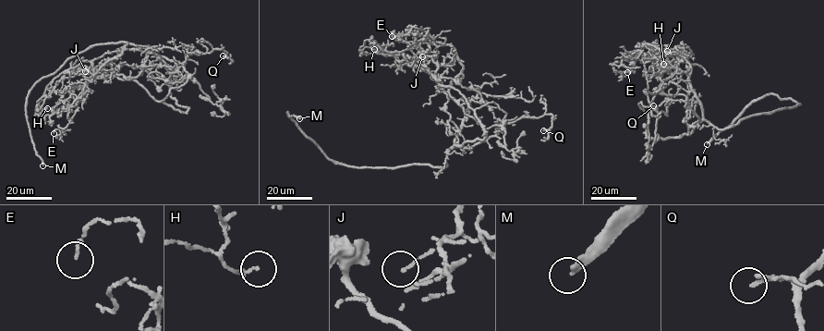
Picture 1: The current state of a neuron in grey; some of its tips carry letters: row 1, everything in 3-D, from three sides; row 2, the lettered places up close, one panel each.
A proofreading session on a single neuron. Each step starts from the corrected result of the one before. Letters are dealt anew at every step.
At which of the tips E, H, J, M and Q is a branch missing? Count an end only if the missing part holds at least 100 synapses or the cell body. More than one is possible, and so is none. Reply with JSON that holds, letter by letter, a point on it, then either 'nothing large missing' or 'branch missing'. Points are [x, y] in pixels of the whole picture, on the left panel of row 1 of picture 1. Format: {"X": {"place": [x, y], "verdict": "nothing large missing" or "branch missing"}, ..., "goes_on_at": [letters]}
{"E": {"place": [54, 133], "verdict": "nothing large missing"}, "H": {"place": [47, 108], "verdict": "nothing large missing"}, "J": {"place": [85, 71], "verdict": "nothing large missing"}, "M": {"place": [42, 165], "verdict": "branch missing"}, "Q": {"place": [223, 55], "verdict": "nothing large missing"}, "goes_on_at": ["M"]}

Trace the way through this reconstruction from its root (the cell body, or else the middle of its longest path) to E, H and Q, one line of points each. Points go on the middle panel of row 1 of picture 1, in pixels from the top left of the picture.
E: (440, 167), (465, 118), (449, 90), (463, 65), (454, 47), (435, 42), (422, 30), (392, 36)
H: (440, 167), (463, 126), (463, 110), (439, 79), (405, 56), (359, 50), (366, 40), (374, 49)
Q: (440, 167), (446, 165), (453, 147), (482, 141), (498, 132), (501, 124), (552, 115), (551, 127), (543, 130)

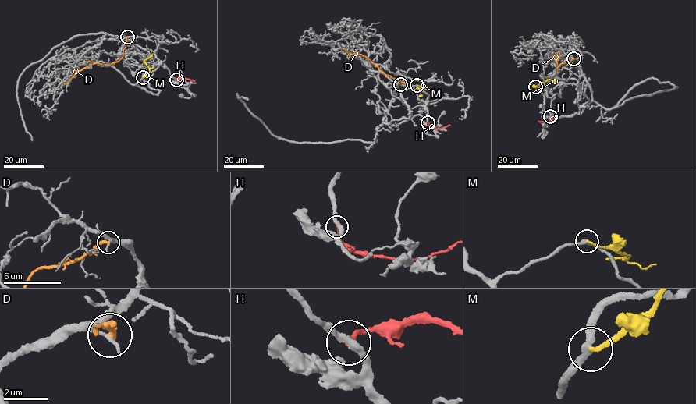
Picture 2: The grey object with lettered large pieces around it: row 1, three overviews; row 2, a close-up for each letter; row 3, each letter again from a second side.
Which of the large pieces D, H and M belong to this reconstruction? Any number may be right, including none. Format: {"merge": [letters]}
{"merge": []}

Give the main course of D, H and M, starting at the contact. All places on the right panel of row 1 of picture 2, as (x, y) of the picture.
D: (573, 58), (562, 63), (558, 68), (557, 56), (555, 54), (555, 58), (550, 58)
H: (550, 116), (552, 118), (550, 120), (538, 121)
M: (535, 86), (549, 79), (555, 80)

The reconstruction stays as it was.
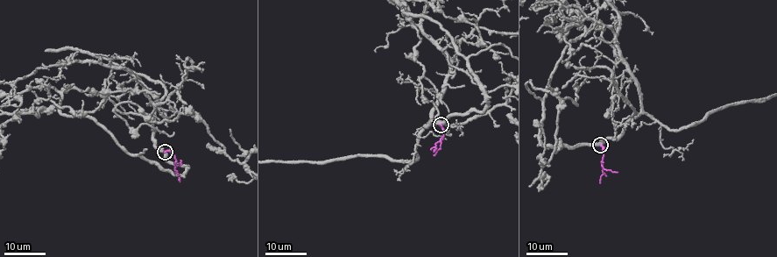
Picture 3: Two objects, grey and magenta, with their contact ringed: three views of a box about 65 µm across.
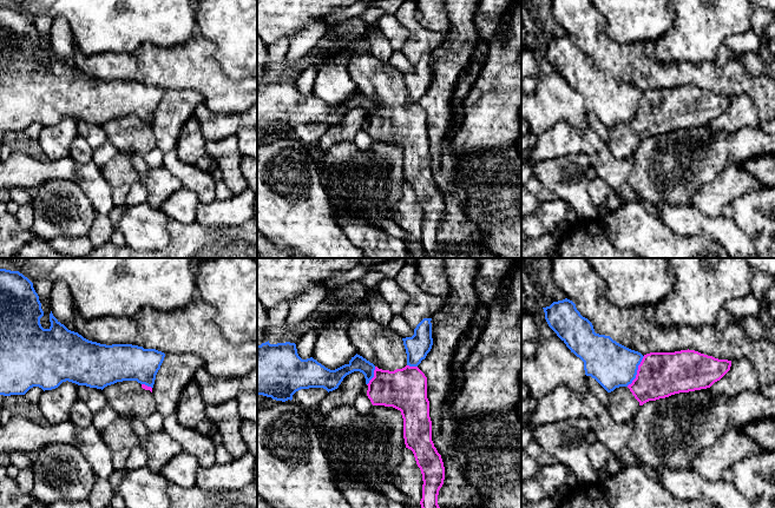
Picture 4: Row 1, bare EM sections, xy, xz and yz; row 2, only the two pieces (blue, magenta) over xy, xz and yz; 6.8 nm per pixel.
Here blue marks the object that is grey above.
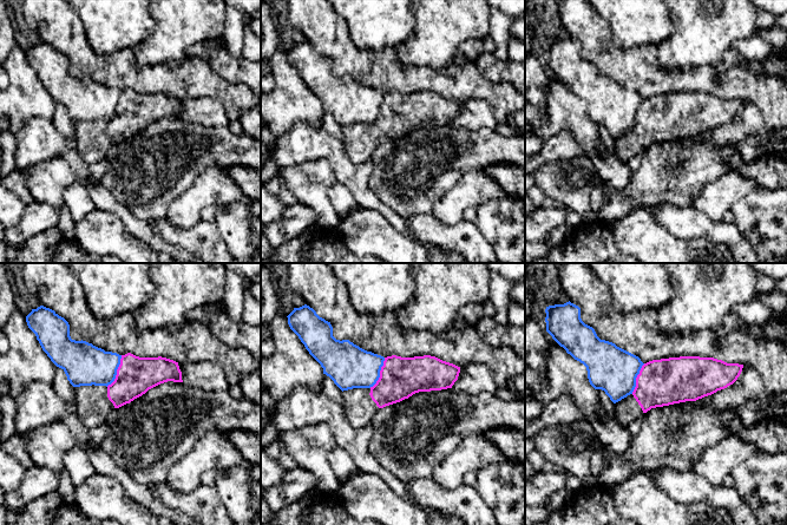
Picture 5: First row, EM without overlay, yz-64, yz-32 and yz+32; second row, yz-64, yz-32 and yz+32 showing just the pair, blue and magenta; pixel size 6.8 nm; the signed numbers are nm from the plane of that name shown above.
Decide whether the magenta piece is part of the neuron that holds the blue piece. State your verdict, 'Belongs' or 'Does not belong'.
Does not belong

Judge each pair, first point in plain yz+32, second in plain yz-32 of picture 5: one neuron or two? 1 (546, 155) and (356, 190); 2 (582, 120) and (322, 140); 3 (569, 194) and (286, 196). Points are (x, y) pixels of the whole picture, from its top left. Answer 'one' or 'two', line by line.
1: one
2: two
3: two

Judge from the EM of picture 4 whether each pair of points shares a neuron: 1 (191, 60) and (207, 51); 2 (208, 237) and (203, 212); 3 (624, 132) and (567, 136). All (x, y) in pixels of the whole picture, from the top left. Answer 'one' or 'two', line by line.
1: one
2: two
3: two

